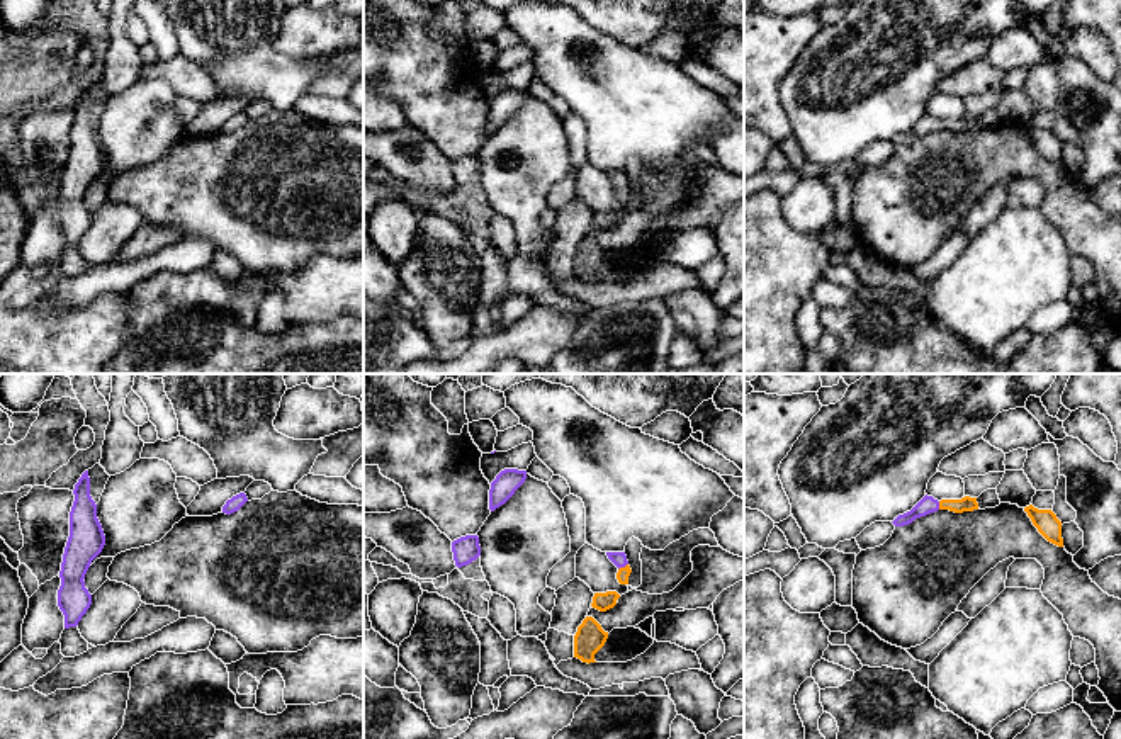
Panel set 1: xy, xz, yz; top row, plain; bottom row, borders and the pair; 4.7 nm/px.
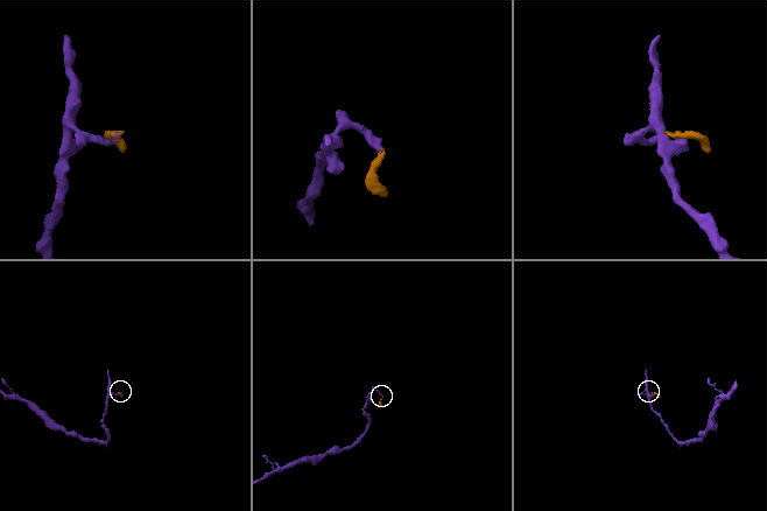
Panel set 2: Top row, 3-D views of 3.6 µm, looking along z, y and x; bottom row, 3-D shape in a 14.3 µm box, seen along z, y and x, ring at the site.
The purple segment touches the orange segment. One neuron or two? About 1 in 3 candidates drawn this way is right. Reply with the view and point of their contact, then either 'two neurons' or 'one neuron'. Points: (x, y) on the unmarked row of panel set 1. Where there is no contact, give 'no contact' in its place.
contact xz (622, 186); one neuron

